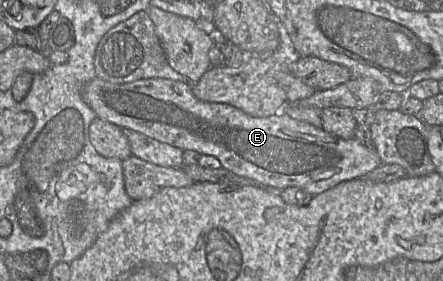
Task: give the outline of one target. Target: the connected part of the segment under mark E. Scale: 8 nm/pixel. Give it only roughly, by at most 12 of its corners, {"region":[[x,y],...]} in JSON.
{"region":[[188,81],[112,84],[97,117],[277,191],[315,196],[382,164],[284,111],[200,101]]}

